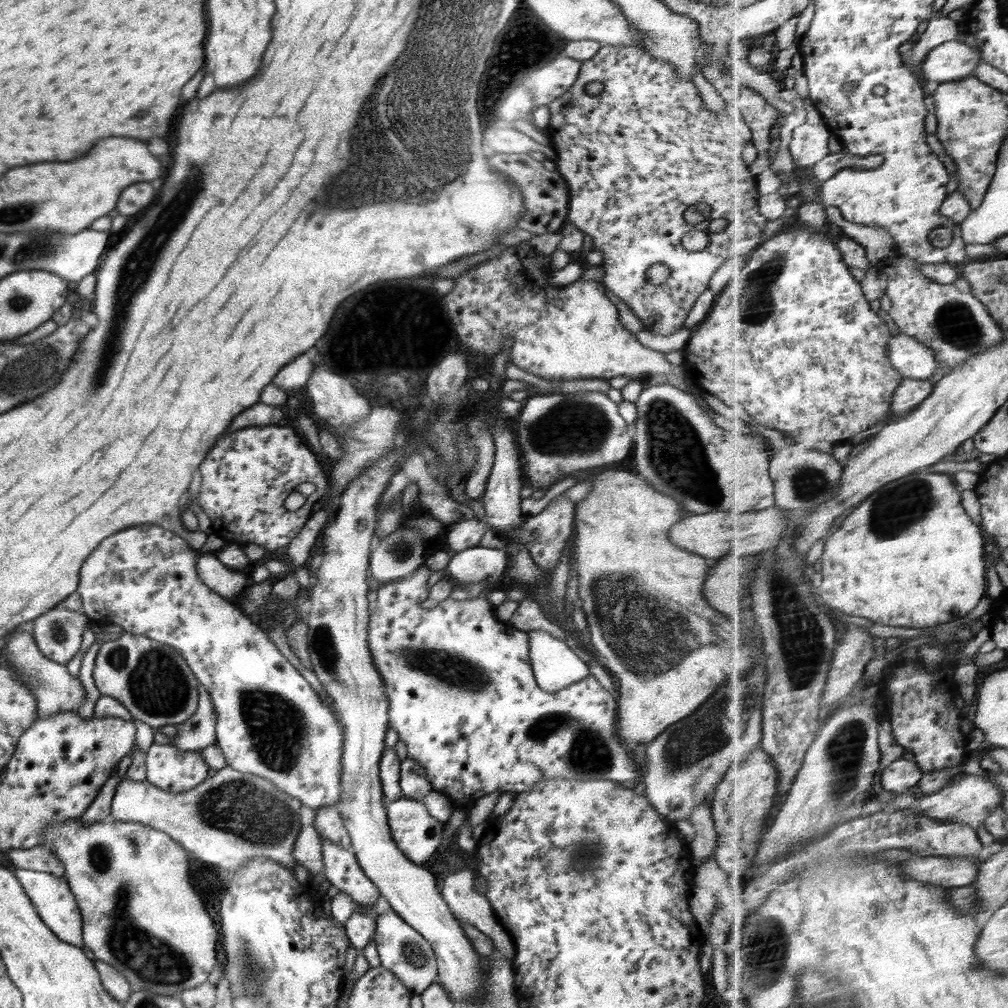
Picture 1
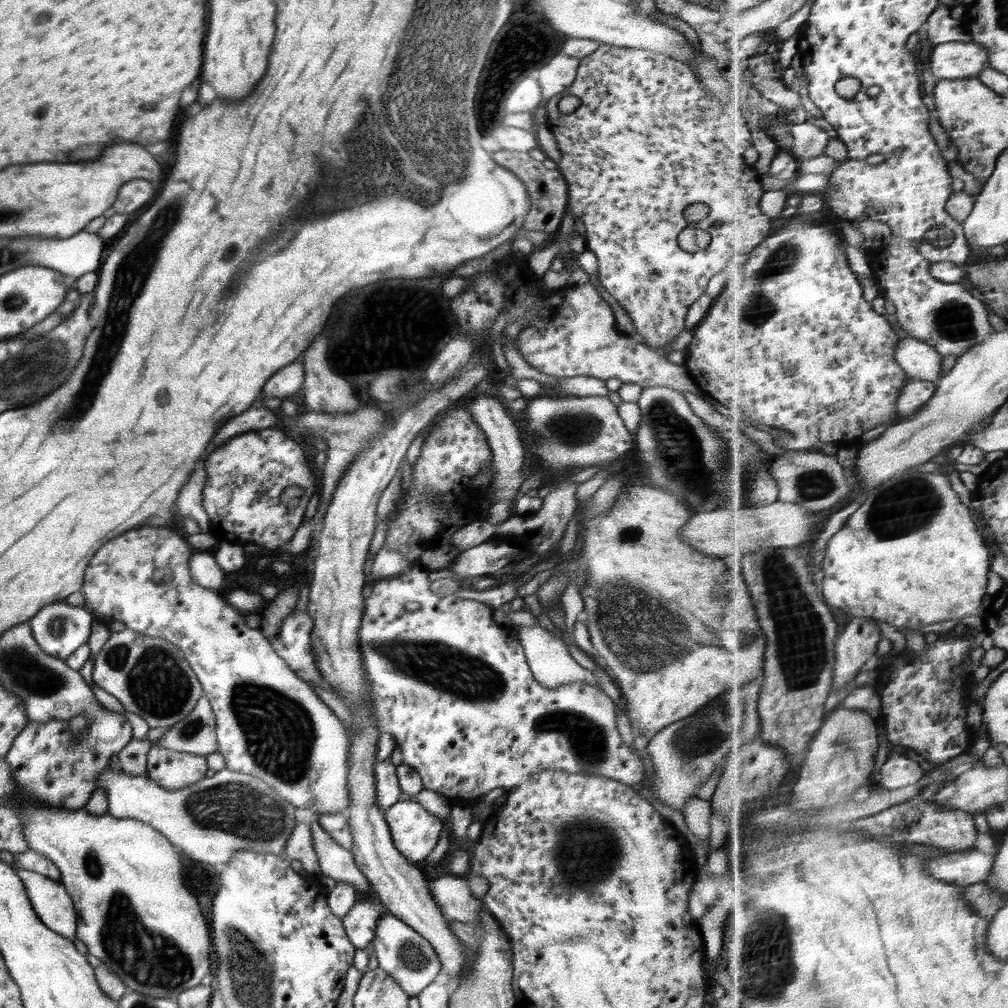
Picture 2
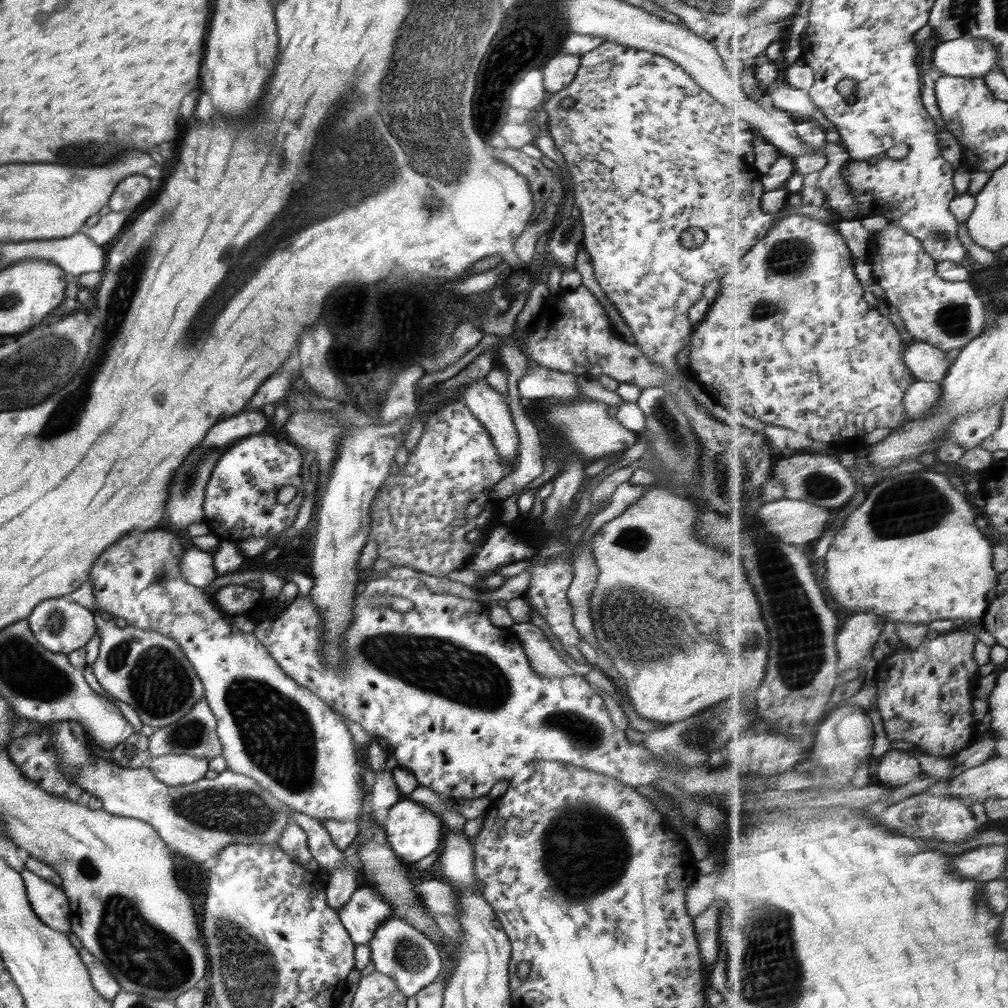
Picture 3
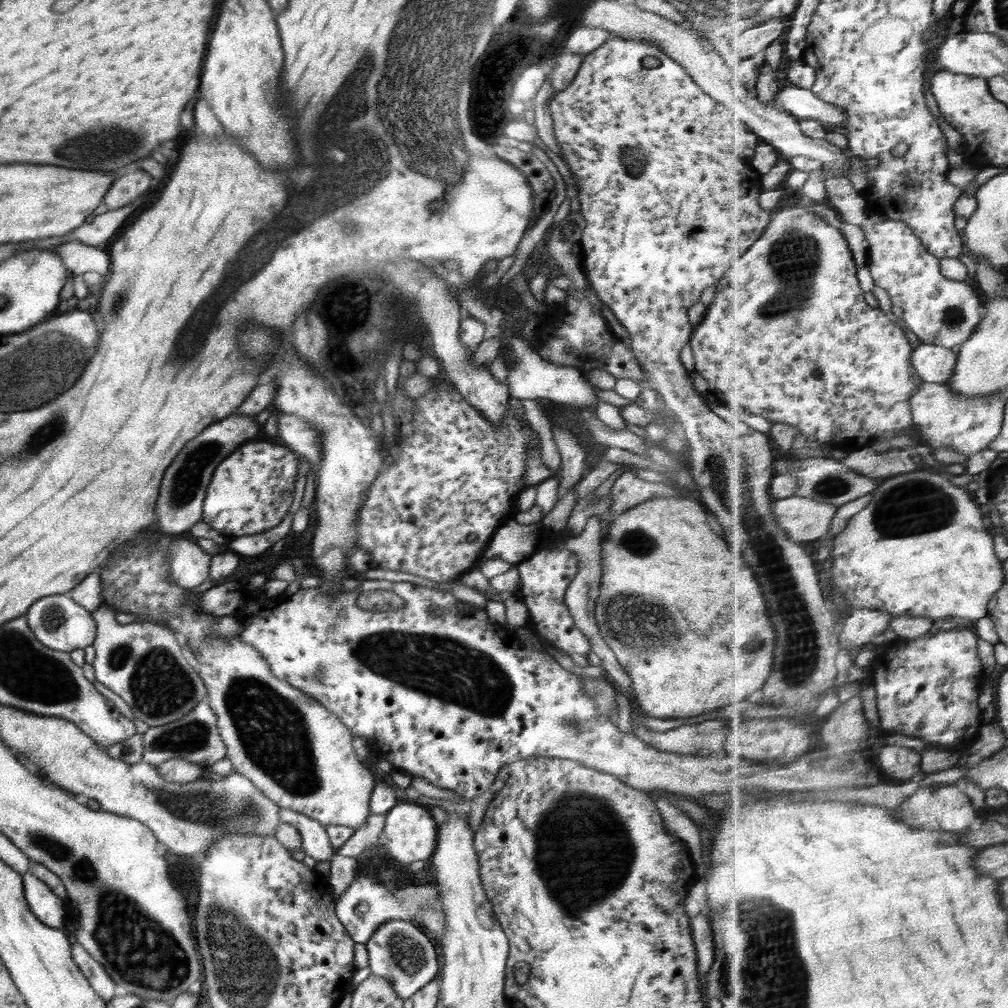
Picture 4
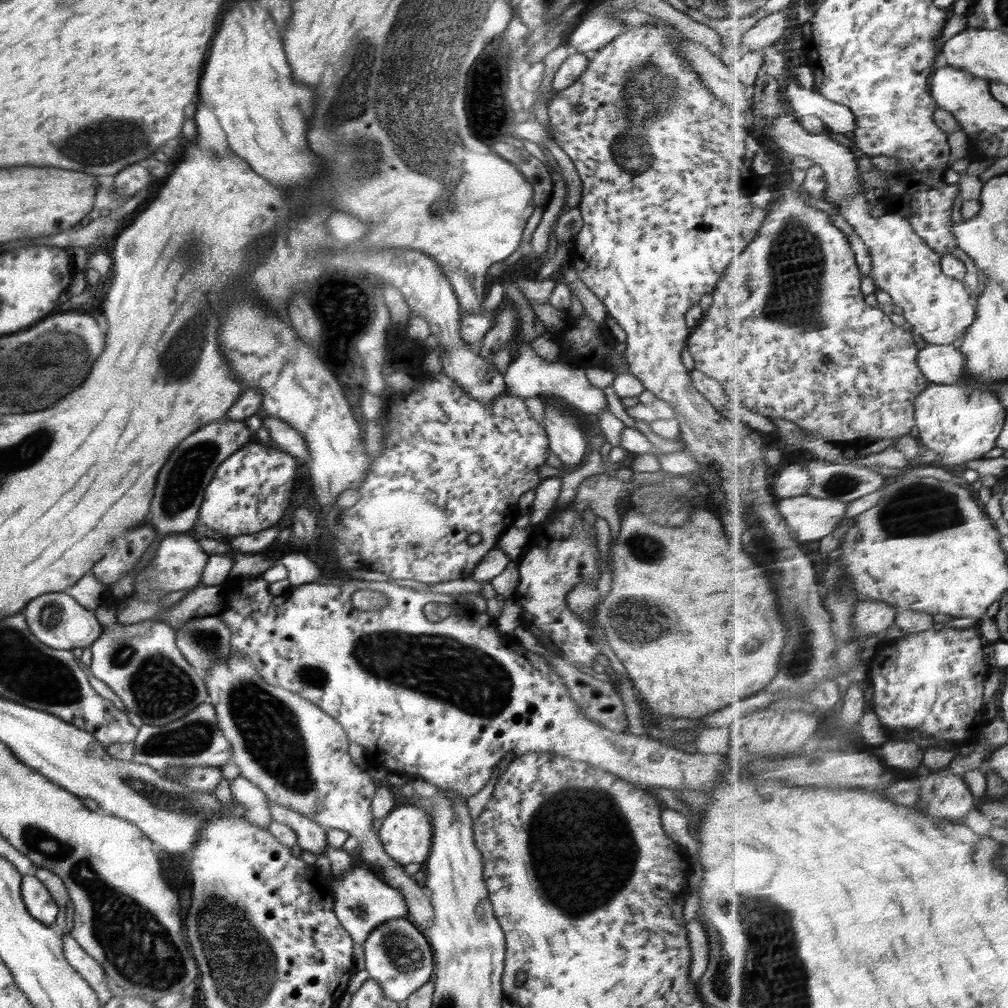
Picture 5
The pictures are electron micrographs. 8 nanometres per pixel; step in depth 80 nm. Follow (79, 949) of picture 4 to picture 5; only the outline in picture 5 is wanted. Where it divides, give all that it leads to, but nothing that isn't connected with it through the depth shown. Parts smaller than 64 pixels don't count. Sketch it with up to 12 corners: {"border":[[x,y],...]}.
{"border":[[70,933],[66,962],[94,989],[100,1006],[113,996],[102,968]]}

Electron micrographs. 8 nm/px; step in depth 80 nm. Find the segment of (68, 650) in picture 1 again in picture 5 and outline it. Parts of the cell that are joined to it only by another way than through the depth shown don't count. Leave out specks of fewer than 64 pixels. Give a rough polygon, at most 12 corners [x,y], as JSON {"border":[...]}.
{"border":[[64,592],[22,610],[30,632],[56,650],[86,648],[103,631],[94,610]]}

